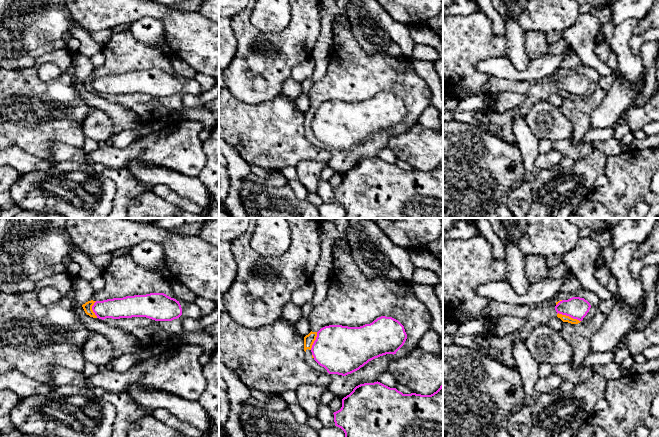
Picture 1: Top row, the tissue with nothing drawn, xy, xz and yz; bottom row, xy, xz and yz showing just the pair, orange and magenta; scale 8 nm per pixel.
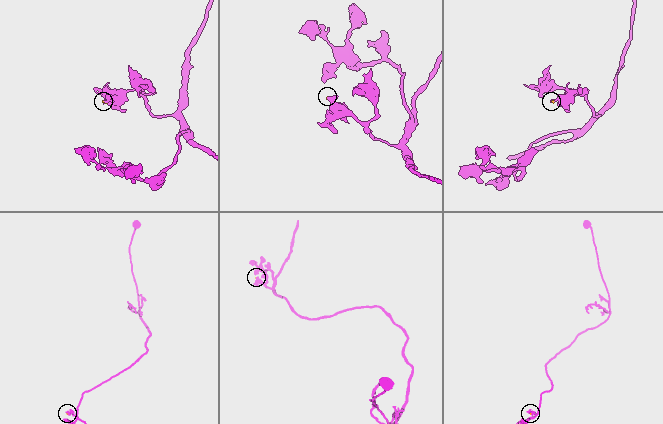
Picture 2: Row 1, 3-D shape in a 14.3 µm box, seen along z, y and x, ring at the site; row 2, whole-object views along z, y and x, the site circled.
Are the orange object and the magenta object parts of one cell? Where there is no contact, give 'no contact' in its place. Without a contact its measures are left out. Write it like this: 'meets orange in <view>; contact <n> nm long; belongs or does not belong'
meets orange in yz; contact 200 nm long; does not belong

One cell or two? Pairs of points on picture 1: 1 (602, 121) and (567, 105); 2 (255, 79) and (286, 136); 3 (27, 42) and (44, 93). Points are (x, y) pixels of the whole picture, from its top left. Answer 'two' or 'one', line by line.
1: two
2: two
3: two

